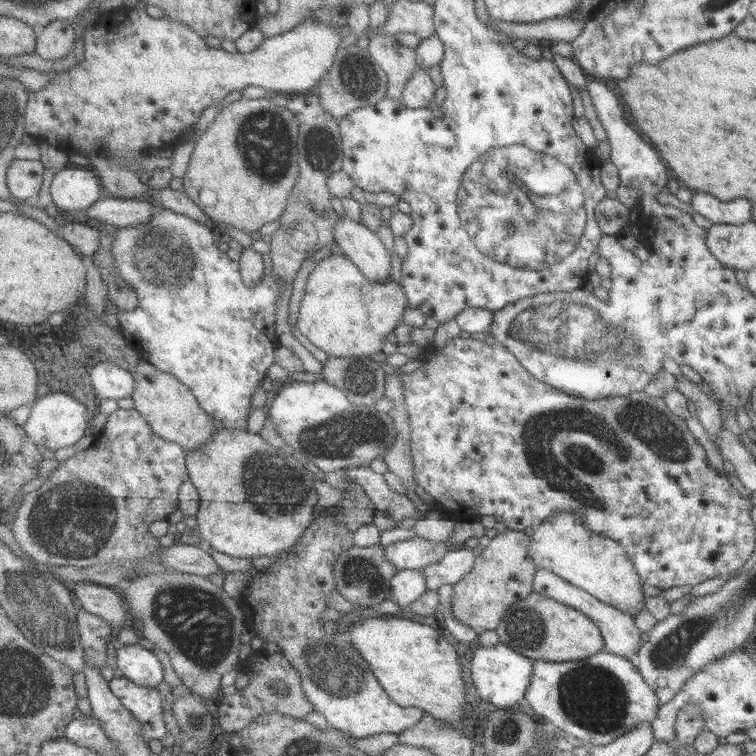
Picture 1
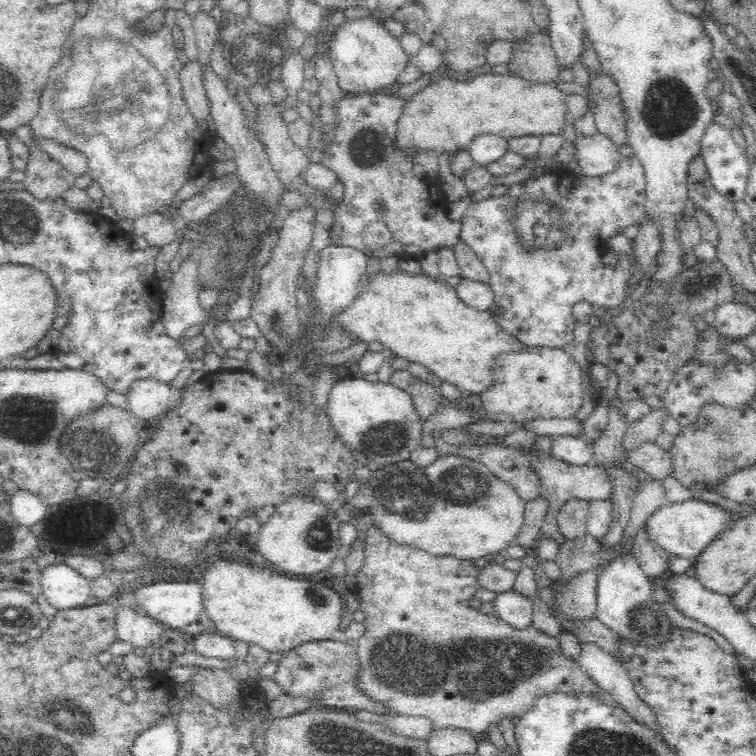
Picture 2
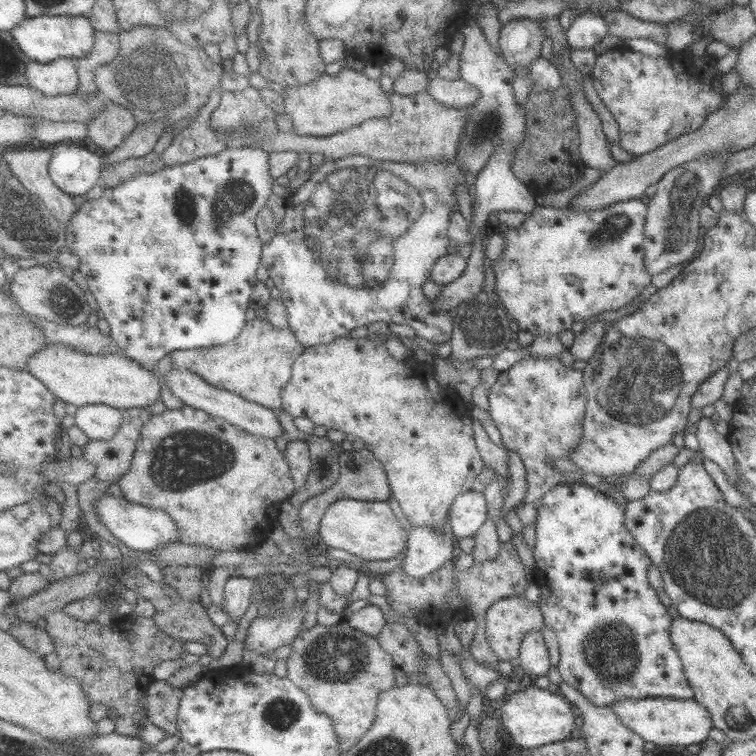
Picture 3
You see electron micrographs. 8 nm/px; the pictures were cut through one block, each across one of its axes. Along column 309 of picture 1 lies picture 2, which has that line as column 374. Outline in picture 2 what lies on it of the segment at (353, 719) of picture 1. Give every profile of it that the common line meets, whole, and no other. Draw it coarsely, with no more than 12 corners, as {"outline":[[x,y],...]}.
{"outline":[[366,527],[362,691],[478,737],[598,694],[558,637],[468,605],[472,560]]}

